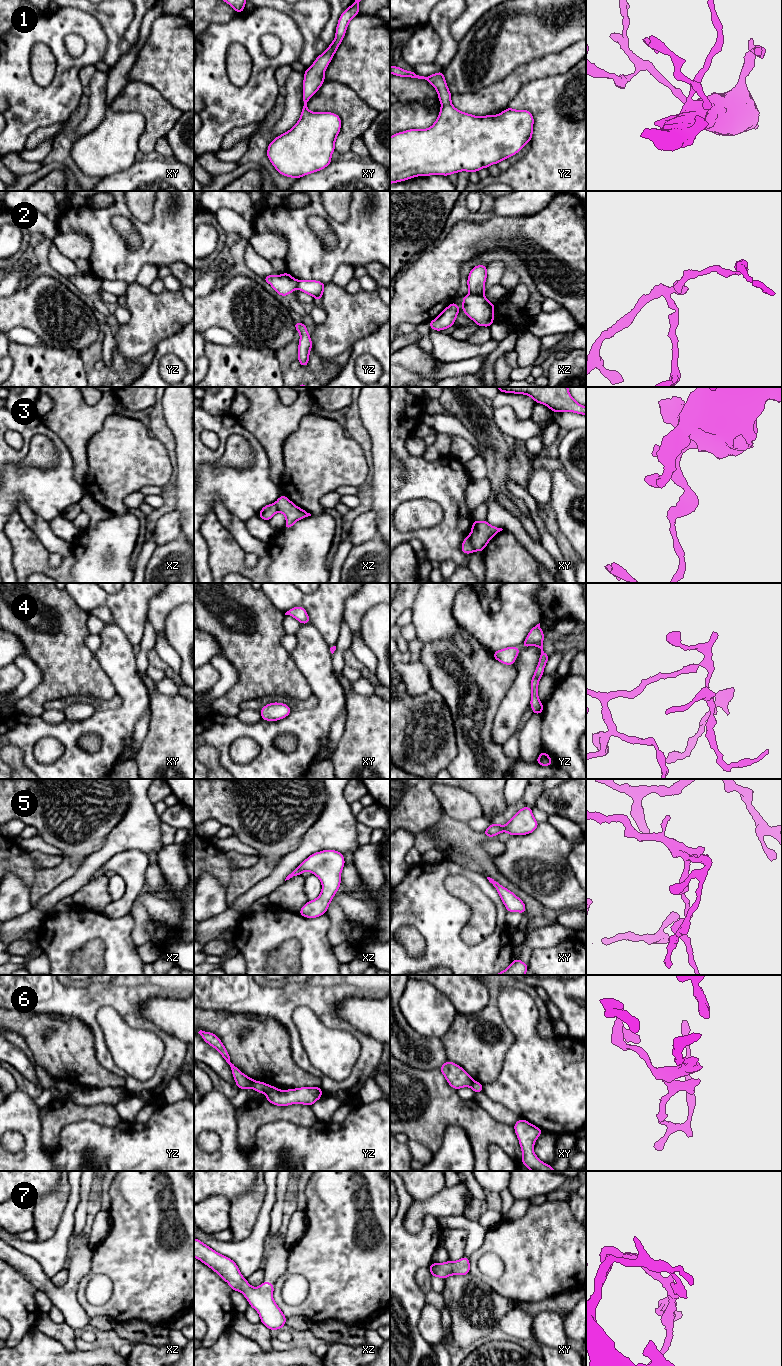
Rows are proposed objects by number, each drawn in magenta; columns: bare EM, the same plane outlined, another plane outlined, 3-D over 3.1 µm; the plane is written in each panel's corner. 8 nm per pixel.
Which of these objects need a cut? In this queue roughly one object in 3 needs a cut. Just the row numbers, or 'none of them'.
2, 3, 6

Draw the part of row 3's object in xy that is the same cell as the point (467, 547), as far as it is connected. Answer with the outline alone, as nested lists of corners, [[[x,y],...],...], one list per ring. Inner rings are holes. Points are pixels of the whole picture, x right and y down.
[[[469,534],[462,542],[461,550],[465,554],[471,554],[474,552],[474,548],[471,541],[471,534]]]

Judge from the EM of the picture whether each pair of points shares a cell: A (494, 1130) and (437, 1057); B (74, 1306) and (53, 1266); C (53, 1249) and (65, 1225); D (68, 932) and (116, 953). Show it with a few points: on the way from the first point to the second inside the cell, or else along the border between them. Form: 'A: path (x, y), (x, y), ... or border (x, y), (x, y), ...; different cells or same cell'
A: border (414, 1068), (422, 1070), (438, 1069); different cells
B: border (68, 1260), (65, 1267); different cells
C: path (59, 1243), (64, 1231); same cell
D: path (81, 932), (100, 932), (108, 940); same cell

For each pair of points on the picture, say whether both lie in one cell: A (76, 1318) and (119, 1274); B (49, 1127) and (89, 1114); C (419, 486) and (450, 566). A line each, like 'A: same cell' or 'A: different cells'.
A: different cells
B: same cell
C: different cells

